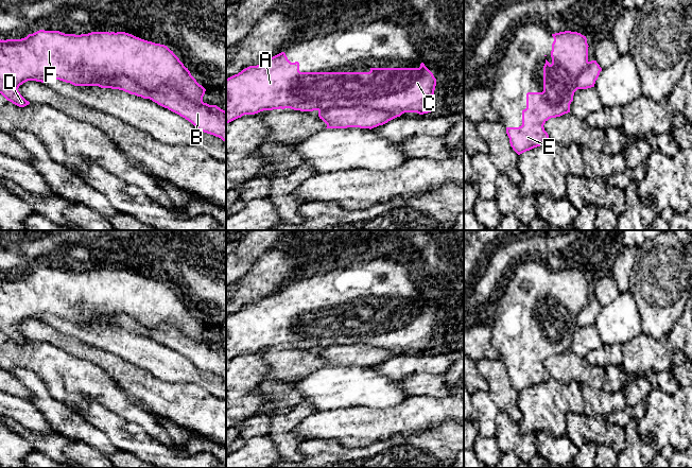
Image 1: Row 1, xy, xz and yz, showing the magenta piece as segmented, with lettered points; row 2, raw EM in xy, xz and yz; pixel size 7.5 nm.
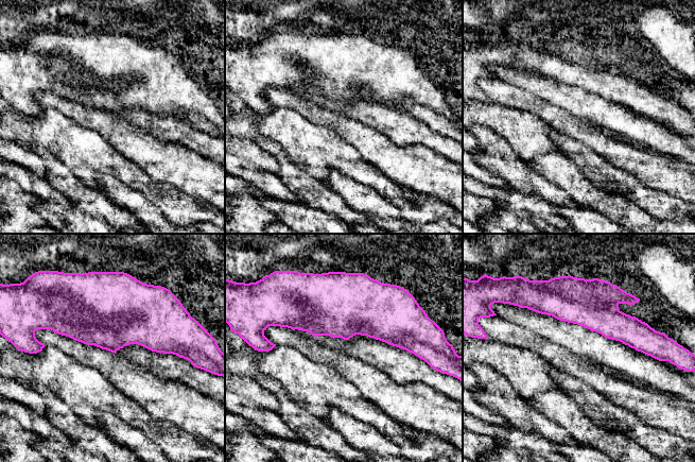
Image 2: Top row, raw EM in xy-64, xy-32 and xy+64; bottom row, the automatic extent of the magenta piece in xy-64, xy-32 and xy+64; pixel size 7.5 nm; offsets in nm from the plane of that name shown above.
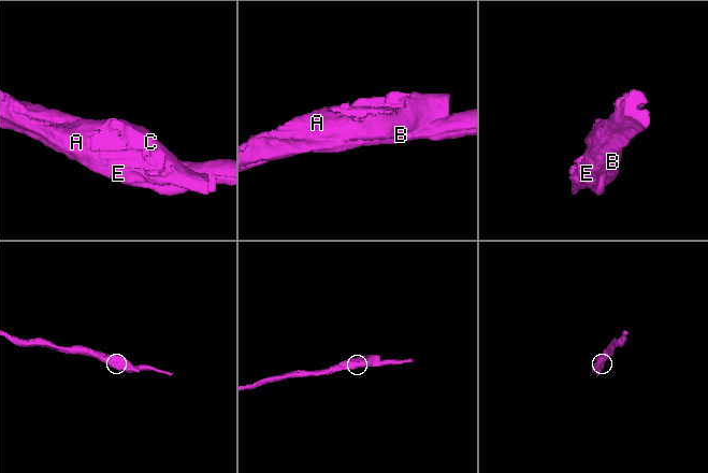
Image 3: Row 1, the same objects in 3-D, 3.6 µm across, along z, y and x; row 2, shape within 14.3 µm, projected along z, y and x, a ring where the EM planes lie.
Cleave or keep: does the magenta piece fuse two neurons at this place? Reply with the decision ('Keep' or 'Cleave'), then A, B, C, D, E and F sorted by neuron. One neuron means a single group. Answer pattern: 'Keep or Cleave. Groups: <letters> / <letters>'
Cleave. Groups: A C D E F / B

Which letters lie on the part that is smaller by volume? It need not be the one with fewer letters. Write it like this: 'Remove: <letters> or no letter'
Remove: B

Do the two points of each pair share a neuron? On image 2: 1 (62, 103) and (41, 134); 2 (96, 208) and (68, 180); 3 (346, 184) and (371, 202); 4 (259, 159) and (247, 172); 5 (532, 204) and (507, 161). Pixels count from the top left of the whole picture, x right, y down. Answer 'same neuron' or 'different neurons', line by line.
1: different neurons
2: same neuron
3: same neuron
4: different neurons
5: different neurons

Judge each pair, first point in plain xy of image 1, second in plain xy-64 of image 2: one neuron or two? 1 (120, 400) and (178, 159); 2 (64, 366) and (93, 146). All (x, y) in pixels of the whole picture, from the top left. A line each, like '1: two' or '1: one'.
1: two
2: one

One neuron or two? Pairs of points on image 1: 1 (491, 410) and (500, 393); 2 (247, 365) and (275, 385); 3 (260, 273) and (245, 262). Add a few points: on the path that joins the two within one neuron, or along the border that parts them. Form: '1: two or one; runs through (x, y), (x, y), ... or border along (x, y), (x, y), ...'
1: two; border along (487, 391), (500, 410)
2: two; border along (266, 379), (253, 391), (264, 401)
3: two; border along (269, 249), (237, 281)

